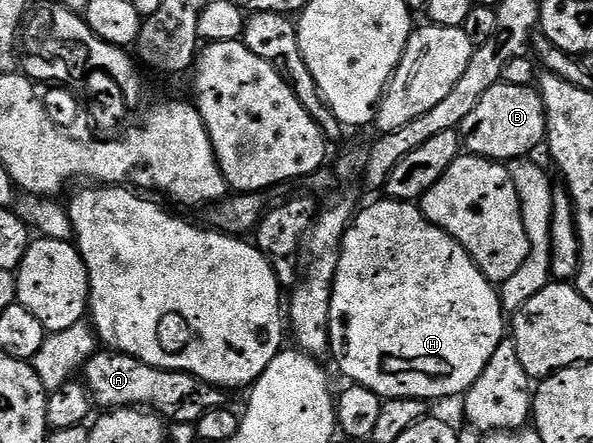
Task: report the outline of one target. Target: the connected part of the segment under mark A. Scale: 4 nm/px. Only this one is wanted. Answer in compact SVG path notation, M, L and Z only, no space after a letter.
M101 349L83 364L83 382L92 402L101 409L139 407L152 409L166 421L196 424L203 413L226 406L226 392L207 381L182 371L161 371L141 359L123 355L113 349Z

